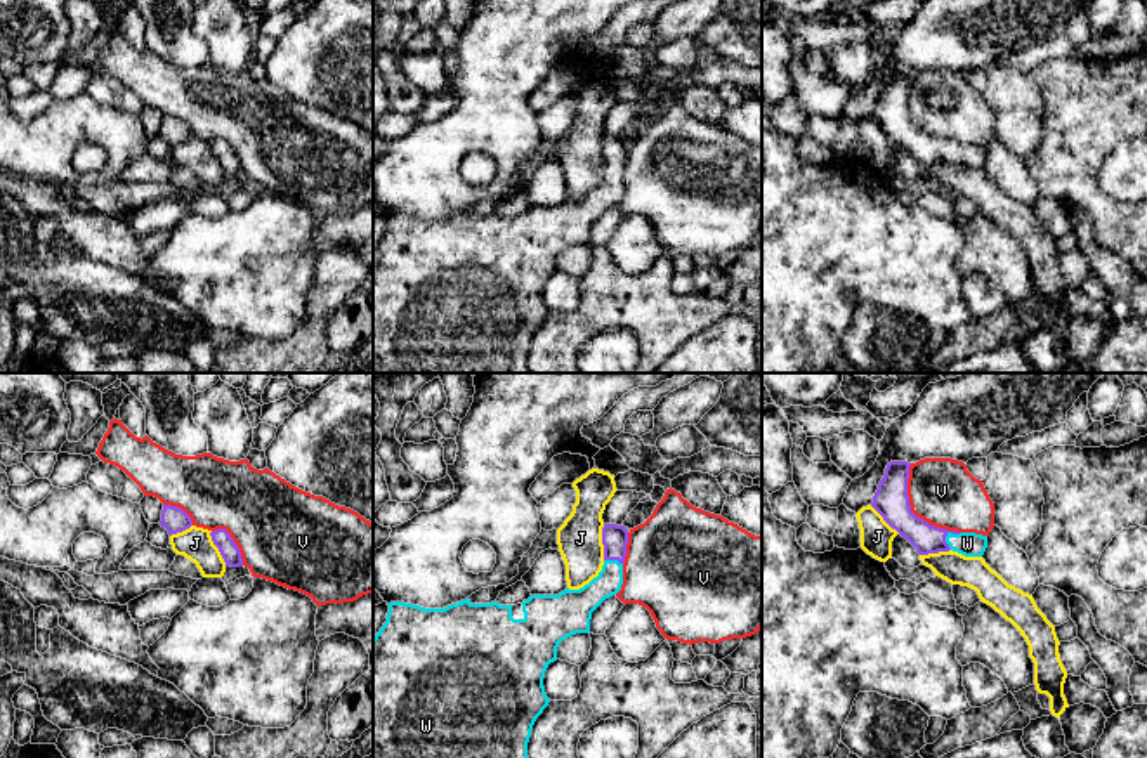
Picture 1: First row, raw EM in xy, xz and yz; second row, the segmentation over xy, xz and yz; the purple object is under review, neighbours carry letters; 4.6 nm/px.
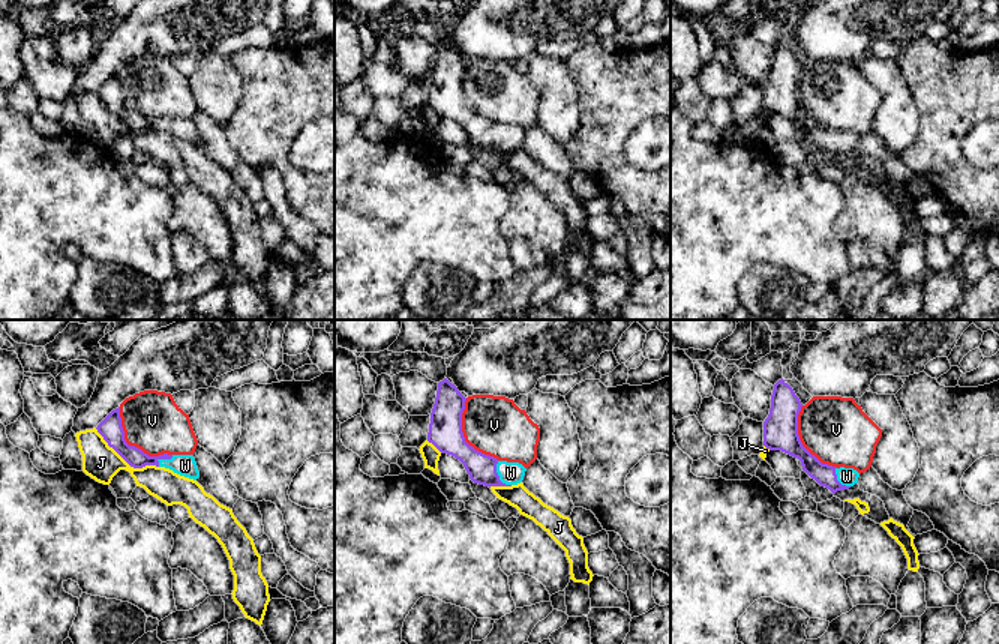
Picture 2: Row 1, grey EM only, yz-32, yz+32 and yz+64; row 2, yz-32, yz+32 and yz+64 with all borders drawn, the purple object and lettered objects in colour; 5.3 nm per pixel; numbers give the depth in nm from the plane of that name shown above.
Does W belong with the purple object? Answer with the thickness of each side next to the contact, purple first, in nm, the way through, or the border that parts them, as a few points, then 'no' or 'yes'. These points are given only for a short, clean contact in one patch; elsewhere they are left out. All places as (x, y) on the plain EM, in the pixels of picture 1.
calibres 140 and 110 nm; yes

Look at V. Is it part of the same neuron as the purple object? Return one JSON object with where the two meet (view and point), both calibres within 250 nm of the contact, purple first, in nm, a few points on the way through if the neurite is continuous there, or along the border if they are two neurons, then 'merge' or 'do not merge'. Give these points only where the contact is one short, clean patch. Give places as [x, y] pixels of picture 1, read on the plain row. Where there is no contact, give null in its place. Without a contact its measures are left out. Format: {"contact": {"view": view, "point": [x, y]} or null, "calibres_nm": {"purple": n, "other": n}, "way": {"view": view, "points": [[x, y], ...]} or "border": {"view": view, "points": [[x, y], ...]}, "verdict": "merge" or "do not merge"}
{"contact": {"view": "yz", "point": [910, 122]}, "calibres_nm": {"purple": 160, "other": 300}, "verdict": "do not merge"}

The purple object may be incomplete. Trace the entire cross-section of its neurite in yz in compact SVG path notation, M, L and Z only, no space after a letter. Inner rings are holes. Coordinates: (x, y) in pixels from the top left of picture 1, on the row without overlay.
M890 73L878 95L871 118L883 132L906 149L920 167L939 163L958 163L965 168L982 168L987 160L987 147L958 144L930 137L911 123L908 108L908 73Z

